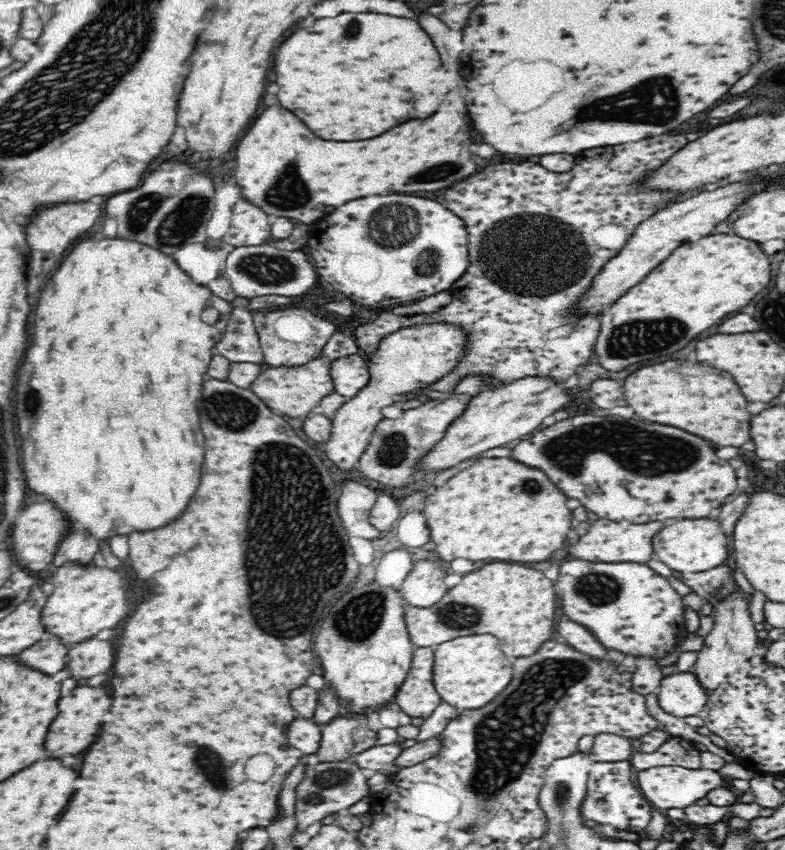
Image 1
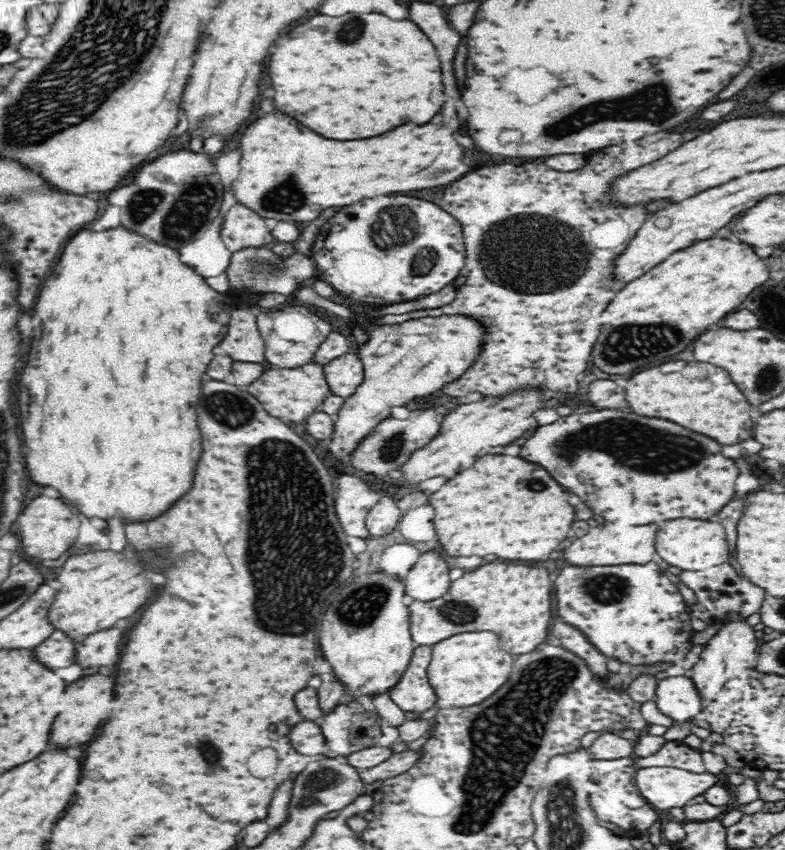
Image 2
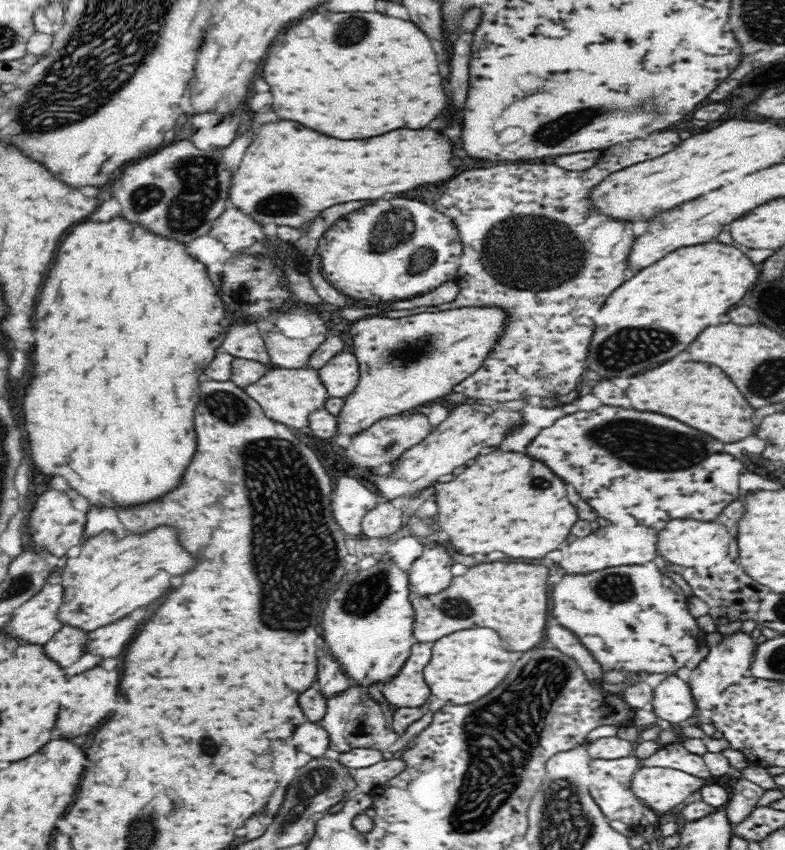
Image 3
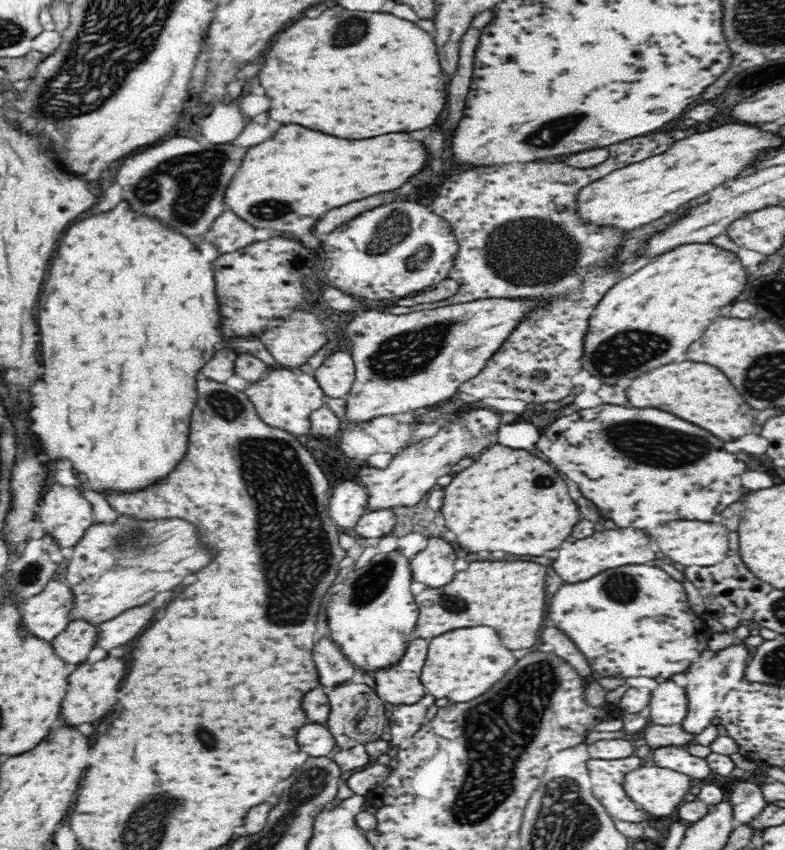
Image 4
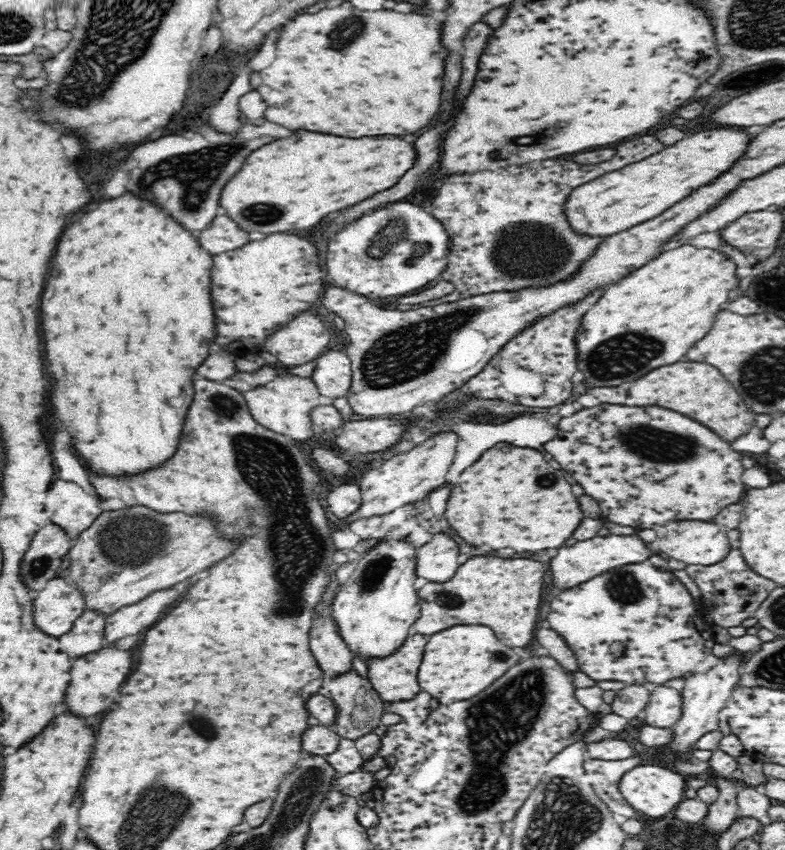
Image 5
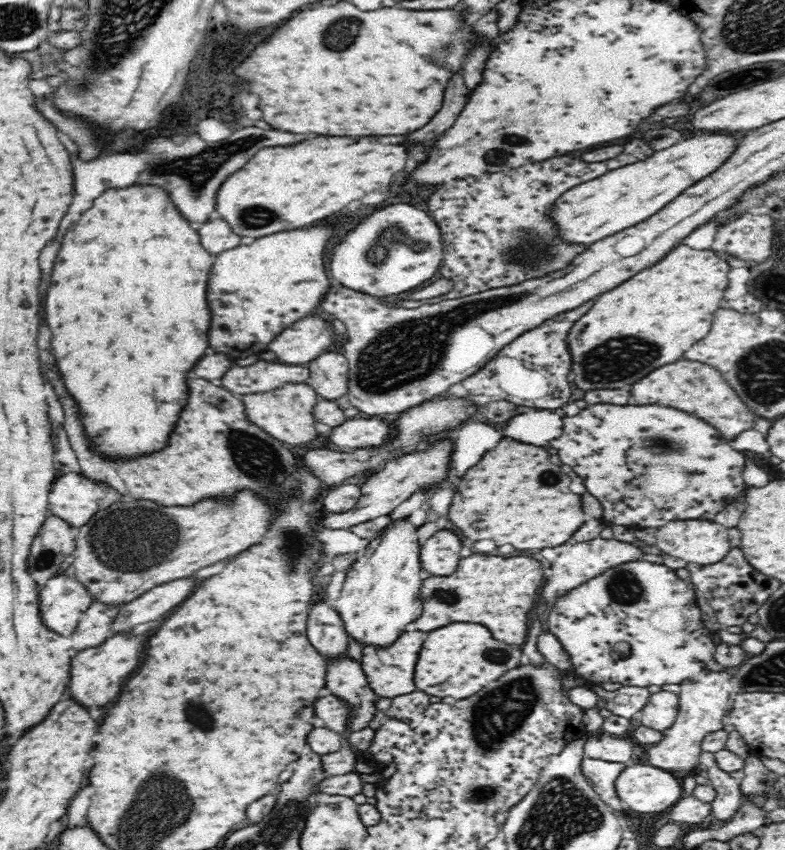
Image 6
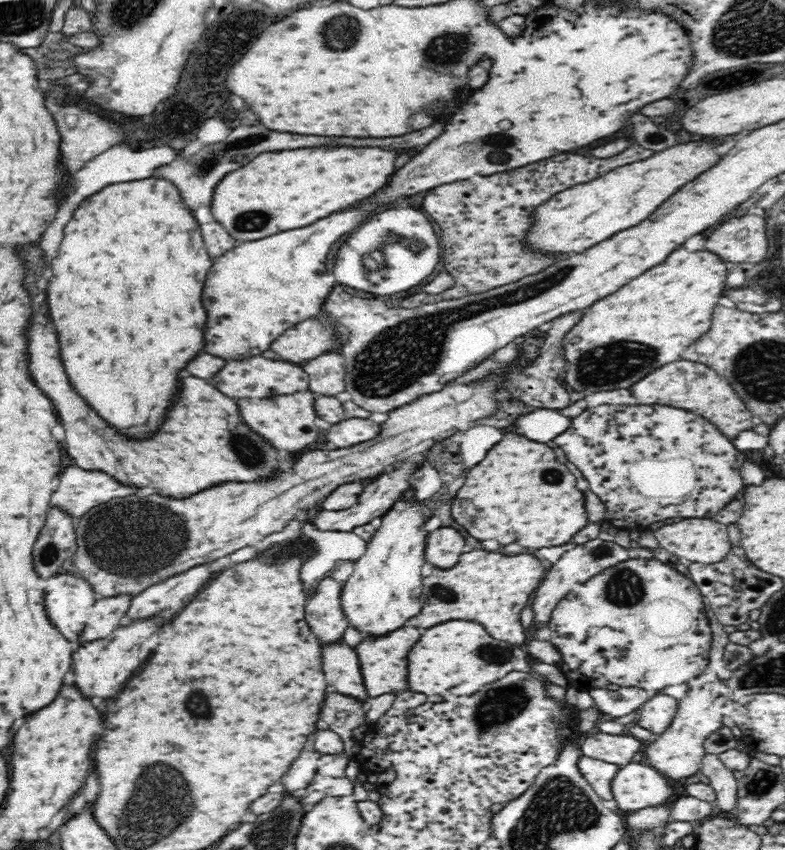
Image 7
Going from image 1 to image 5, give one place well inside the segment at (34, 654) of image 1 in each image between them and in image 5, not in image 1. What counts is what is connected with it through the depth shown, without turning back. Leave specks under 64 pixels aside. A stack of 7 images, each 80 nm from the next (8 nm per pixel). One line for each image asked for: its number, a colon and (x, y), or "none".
2: (58, 651)
3: (66, 647)
4: (74, 644)
5: (88, 634)

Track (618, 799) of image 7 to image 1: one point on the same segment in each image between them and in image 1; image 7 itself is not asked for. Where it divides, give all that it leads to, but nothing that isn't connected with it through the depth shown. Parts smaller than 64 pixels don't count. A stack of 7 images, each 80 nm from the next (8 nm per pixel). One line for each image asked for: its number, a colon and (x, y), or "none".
1: (664, 787)
2: (664, 788)
3: (660, 789)
4: (658, 791)
5: (653, 790)
6: (642, 788)

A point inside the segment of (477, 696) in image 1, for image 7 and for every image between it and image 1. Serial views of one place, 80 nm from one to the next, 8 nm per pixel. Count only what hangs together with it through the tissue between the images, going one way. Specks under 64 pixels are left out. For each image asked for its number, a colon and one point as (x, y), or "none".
2: (465, 669)
3: (466, 665)
4: (460, 665)
5: (460, 662)
6: (464, 653)
7: (457, 656)

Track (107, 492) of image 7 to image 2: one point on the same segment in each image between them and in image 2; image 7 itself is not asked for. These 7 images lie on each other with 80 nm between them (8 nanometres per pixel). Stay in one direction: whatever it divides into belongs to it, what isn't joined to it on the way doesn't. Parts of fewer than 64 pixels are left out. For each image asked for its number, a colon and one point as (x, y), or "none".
2: (48, 528)
3: (56, 525)
4: (66, 514)
5: (68, 505)
6: (74, 497)

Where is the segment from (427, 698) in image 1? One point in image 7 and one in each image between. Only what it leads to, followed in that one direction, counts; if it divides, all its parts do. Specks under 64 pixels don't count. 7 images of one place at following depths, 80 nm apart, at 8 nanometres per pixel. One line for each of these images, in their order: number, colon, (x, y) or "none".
2: (413, 692)
3: (408, 689)
4: (399, 683)
5: (394, 677)
6: (389, 669)
7: (383, 659)

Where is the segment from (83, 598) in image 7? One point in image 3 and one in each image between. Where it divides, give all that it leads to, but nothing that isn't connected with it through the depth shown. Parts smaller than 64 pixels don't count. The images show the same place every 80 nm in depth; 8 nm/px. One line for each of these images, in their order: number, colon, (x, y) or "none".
3: (37, 620)
4: (46, 615)
5: (55, 608)
6: (63, 600)

